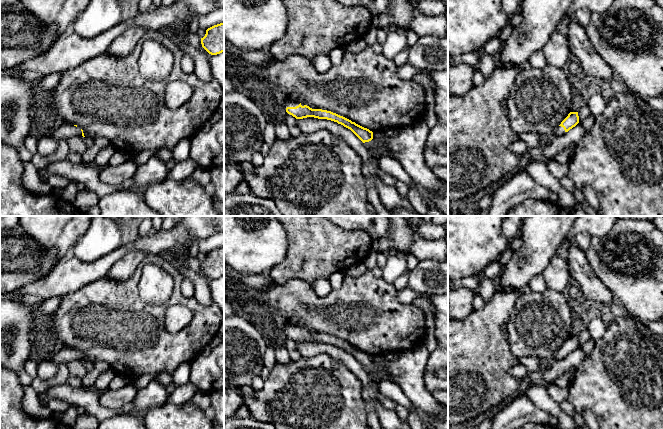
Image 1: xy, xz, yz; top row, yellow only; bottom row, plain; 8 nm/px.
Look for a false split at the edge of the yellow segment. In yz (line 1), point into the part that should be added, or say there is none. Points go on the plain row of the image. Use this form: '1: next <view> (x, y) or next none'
1: next yz (559, 355)

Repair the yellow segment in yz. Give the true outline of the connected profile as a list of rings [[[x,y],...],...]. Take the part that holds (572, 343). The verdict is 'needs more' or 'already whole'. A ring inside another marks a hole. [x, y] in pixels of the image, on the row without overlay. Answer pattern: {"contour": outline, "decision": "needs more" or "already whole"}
{"contour": [[[570,336],[568,340],[561,346],[561,348],[555,353],[555,360],[562,360],[570,353],[575,351],[579,347],[578,336]]], "decision": "needs more"}

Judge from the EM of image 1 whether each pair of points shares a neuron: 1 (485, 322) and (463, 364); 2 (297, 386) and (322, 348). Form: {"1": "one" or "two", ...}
{"1": "one", "2": "two"}

